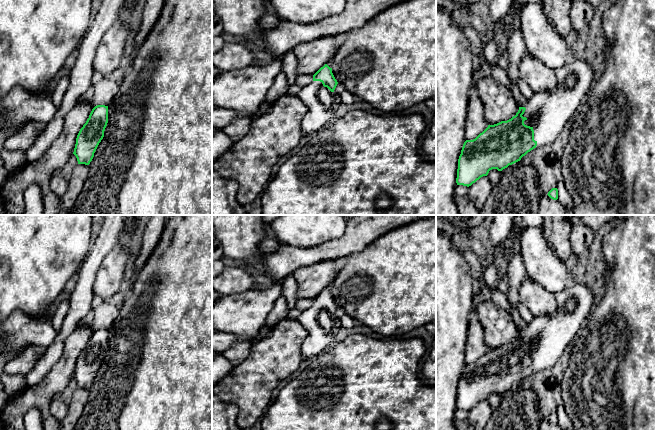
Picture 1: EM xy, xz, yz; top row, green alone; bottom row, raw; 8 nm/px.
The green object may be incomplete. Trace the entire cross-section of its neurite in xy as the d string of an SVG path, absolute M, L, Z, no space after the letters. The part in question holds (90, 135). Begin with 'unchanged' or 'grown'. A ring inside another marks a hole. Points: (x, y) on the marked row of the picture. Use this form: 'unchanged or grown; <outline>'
unchanged; M95 106L76 138L73 154L76 156L78 164L90 164L99 143L104 137L107 123L108 106Z

